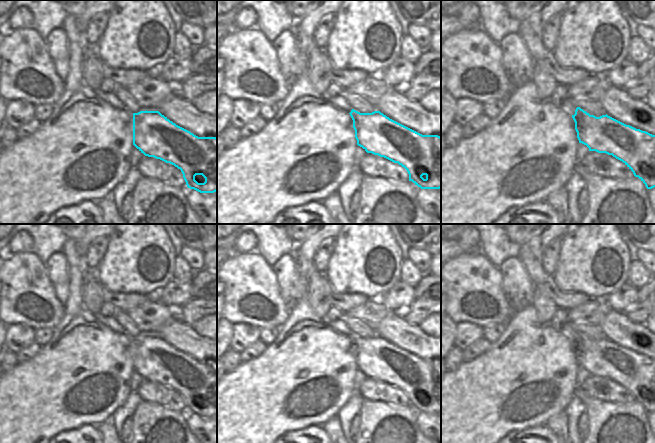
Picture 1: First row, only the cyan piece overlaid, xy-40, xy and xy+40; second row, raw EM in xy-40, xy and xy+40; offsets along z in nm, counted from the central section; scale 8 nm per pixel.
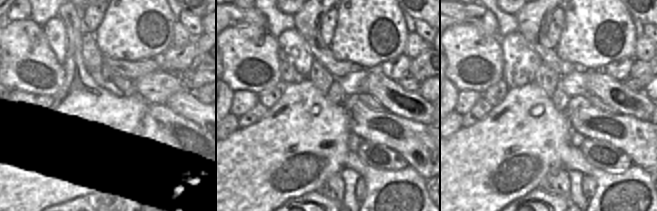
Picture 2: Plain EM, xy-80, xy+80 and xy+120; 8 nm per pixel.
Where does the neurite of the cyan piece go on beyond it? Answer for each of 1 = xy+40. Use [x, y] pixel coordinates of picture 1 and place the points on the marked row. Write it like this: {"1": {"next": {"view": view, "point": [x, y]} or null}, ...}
{"1": {"next": null}}

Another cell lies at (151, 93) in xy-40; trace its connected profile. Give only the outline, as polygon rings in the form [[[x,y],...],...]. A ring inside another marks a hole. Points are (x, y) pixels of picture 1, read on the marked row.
[[[148,77],[127,90],[142,109],[159,111],[166,102],[181,92],[181,83],[168,83],[157,77]]]

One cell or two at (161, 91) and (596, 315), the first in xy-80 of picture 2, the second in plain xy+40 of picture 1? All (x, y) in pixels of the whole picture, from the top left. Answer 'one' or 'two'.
one

